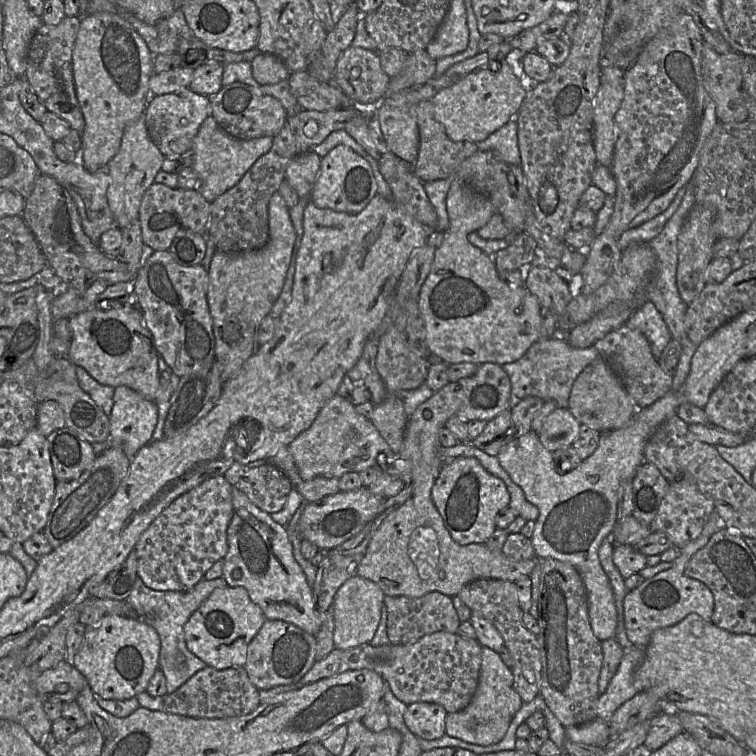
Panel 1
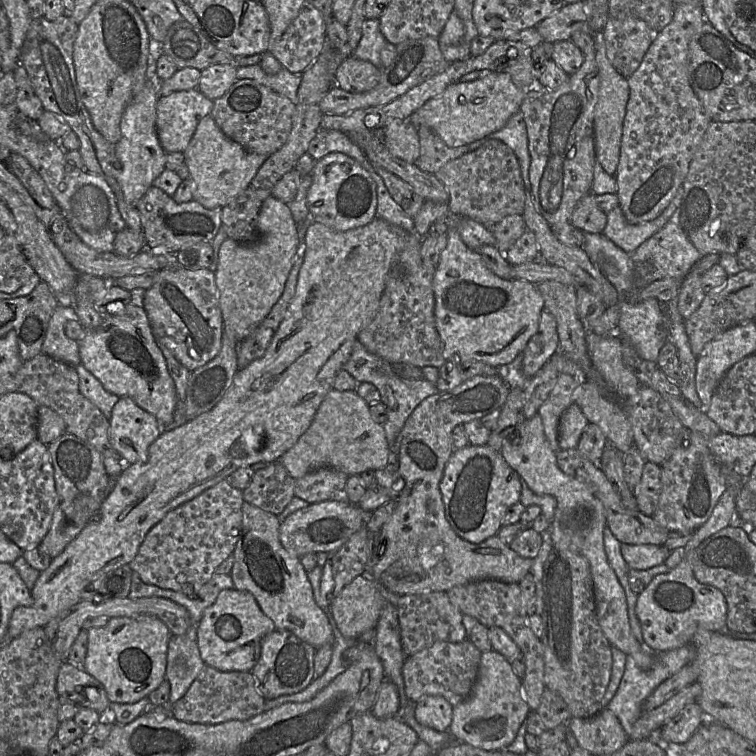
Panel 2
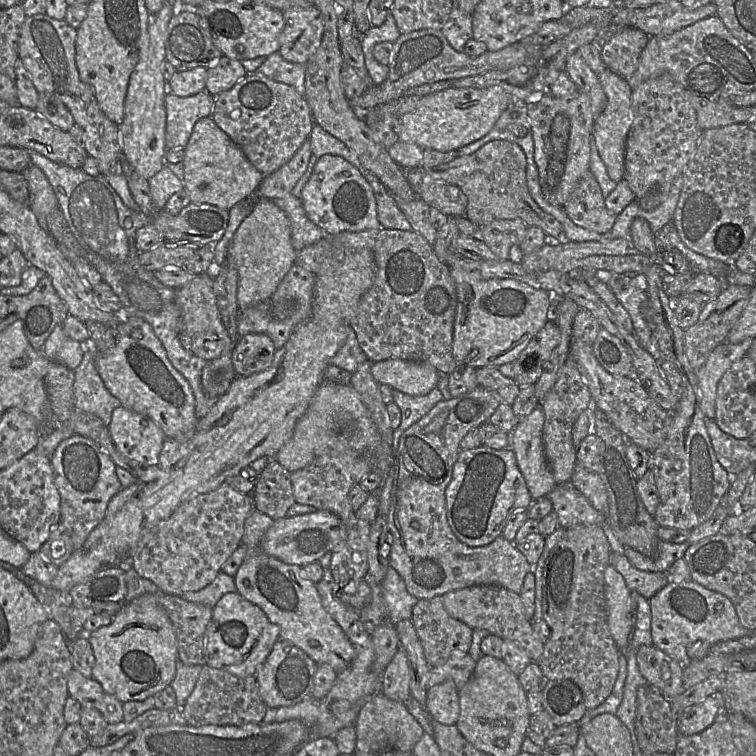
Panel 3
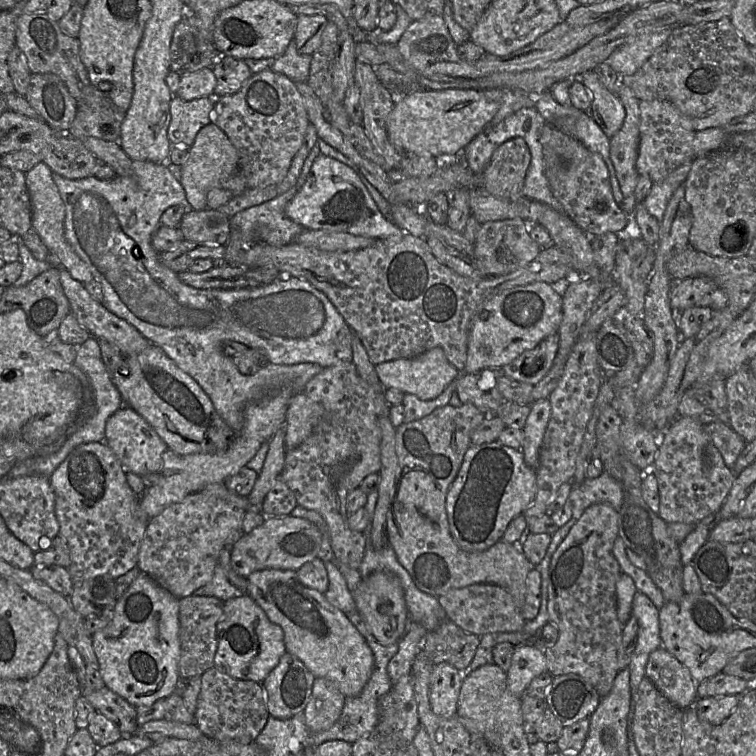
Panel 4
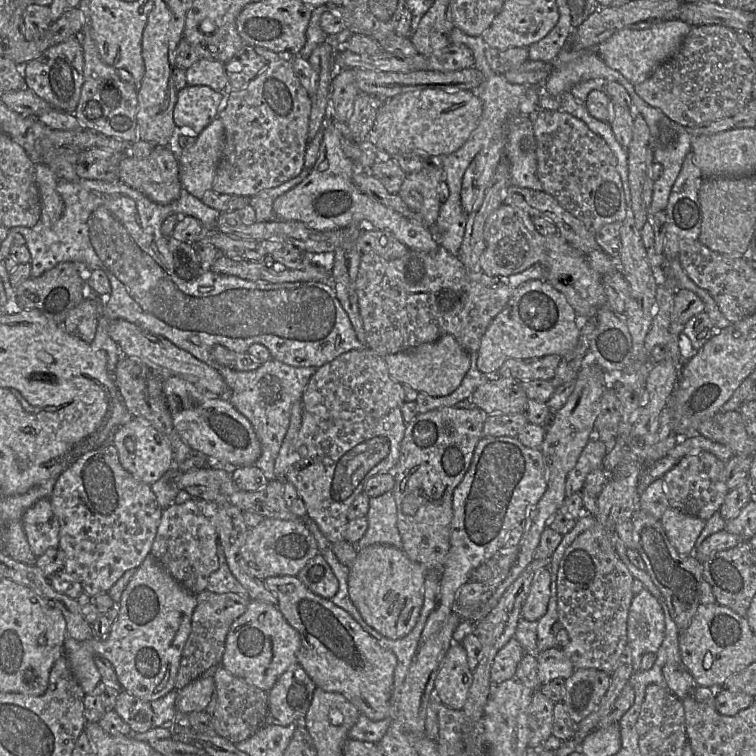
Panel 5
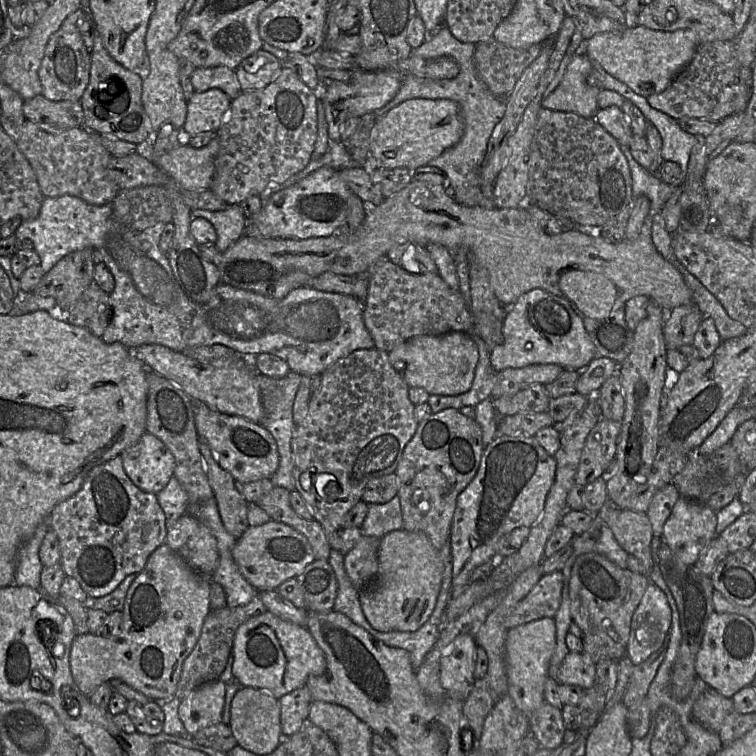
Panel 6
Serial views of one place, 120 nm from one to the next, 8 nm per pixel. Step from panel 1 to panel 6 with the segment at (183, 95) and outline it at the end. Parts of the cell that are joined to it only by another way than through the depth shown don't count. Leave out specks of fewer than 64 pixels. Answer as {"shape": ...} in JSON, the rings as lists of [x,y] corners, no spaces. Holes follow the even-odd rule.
{"shape":[[[217,88],[194,92],[187,101],[183,130],[191,137],[204,132],[217,132],[227,117],[231,102],[229,96]]]}

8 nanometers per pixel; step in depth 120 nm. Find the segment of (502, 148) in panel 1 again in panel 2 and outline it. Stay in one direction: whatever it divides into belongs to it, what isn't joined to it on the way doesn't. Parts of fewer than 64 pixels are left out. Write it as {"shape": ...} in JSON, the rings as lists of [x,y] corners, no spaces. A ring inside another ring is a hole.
{"shape":[[[520,111],[515,113],[499,131],[467,145],[468,152],[478,149],[490,140],[500,140],[514,151],[520,164],[525,189],[526,191],[530,191],[529,167],[531,158],[528,149],[527,128],[522,113]]]}

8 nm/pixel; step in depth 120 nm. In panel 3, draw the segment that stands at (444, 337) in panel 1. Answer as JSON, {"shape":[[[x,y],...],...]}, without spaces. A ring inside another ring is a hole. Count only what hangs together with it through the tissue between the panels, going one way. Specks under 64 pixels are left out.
{"shape":[[[450,268],[457,306],[453,327],[453,358],[458,366],[500,367],[513,363],[531,339],[552,319],[555,298],[545,290],[509,279],[482,279],[474,273]]]}

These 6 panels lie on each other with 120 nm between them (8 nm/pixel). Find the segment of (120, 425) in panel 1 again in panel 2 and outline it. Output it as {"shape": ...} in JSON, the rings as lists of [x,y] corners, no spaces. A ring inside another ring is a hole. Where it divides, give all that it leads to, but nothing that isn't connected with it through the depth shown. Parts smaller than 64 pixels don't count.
{"shape":[[[120,397],[109,419],[109,439],[126,464],[145,463],[149,446],[162,433],[162,426],[131,398]]]}

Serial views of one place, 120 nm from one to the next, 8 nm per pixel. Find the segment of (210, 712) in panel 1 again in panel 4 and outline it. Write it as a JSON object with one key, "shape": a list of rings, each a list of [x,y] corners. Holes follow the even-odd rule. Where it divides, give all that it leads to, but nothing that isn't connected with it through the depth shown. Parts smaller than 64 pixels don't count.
{"shape":[[[215,666],[201,676],[200,692],[194,712],[194,724],[211,739],[218,742],[237,741],[242,744],[254,742],[270,716],[262,684],[253,680],[237,679]]]}

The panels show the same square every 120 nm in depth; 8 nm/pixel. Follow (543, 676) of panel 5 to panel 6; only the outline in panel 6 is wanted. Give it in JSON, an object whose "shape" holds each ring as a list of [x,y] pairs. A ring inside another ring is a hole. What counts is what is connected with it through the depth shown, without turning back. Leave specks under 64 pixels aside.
{"shape":[[[570,652],[563,659],[558,673],[559,684],[570,684],[583,689],[591,688],[595,683],[596,664],[589,656]]]}

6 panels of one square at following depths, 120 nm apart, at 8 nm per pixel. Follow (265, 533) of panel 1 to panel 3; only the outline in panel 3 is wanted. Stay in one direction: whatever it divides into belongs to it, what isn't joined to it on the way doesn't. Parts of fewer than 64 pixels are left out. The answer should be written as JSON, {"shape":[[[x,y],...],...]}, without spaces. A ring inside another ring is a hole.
{"shape":[[[255,508],[245,519],[241,544],[248,548],[248,555],[234,576],[237,592],[248,601],[260,607],[268,619],[279,626],[280,639],[292,642],[303,650],[317,665],[328,664],[336,672],[340,672],[351,663],[354,657],[354,648],[339,624],[323,607],[315,585],[316,583],[303,576],[300,566],[284,563],[260,549],[261,541],[273,522],[274,519]]]}

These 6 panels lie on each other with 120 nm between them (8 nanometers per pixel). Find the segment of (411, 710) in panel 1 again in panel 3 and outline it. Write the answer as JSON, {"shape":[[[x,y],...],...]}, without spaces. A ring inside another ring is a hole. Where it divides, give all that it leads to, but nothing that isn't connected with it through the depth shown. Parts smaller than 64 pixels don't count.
{"shape":[[[452,680],[430,687],[425,710],[432,720],[444,725],[455,725],[460,712],[458,688]]]}

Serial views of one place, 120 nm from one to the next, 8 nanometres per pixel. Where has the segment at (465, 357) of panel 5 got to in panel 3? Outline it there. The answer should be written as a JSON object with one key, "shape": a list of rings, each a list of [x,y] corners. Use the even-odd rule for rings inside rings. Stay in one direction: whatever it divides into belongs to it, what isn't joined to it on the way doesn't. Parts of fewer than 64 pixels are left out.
{"shape":[[[387,359],[372,362],[371,374],[378,384],[385,384],[411,396],[424,396],[437,388],[439,373],[426,362]]]}

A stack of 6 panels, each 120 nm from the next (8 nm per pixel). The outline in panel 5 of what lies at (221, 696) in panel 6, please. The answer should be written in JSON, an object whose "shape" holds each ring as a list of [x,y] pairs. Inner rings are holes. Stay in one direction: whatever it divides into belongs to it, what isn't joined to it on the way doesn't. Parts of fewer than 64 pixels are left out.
{"shape":[[[199,677],[177,692],[175,708],[185,714],[205,711],[214,691],[213,677]]]}

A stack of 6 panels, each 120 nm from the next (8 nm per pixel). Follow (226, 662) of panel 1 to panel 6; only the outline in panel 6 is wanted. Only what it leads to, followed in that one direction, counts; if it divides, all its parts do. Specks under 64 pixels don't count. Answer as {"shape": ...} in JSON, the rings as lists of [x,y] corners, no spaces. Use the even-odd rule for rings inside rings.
{"shape":[[[270,611],[252,616],[238,627],[232,656],[233,680],[243,687],[266,689],[277,699],[306,685],[310,676],[322,675],[327,666],[324,652],[306,627]]]}

